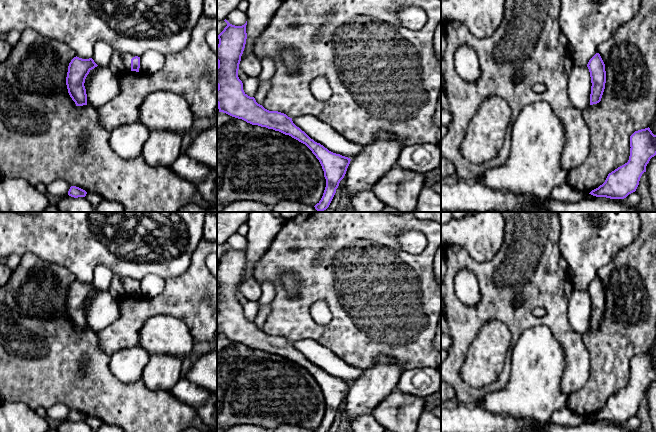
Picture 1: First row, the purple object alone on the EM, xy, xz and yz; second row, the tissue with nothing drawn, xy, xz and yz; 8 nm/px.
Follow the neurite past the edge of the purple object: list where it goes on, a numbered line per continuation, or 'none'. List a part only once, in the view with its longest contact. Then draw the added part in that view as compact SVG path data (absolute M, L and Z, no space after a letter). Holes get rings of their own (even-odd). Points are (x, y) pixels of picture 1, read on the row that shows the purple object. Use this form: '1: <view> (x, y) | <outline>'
1: xy (127, 57) | M123 53L123 63L127 71L131 71L131 59L135 57L135 55L130 53Z

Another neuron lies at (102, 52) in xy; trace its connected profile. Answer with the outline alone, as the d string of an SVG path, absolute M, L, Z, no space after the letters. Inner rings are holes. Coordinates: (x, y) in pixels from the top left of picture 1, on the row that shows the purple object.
M98 41L93 47L92 59L101 67L108 67L114 49L103 41Z

